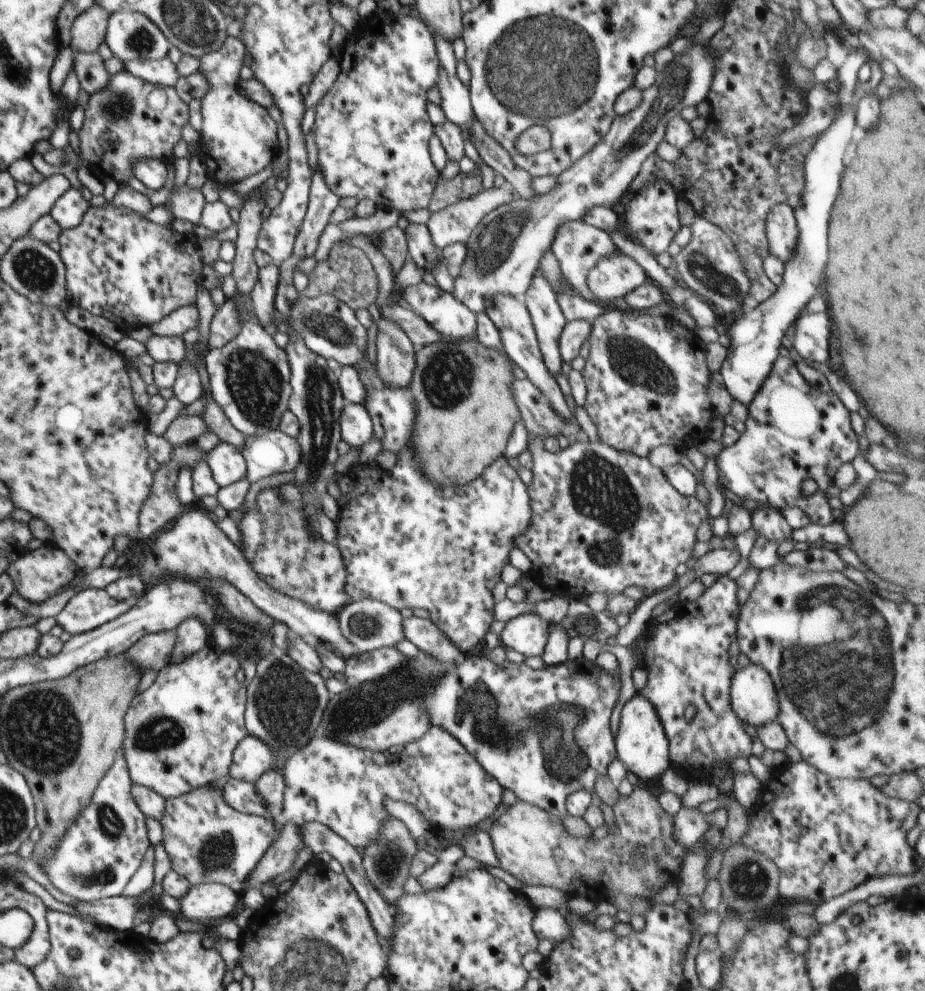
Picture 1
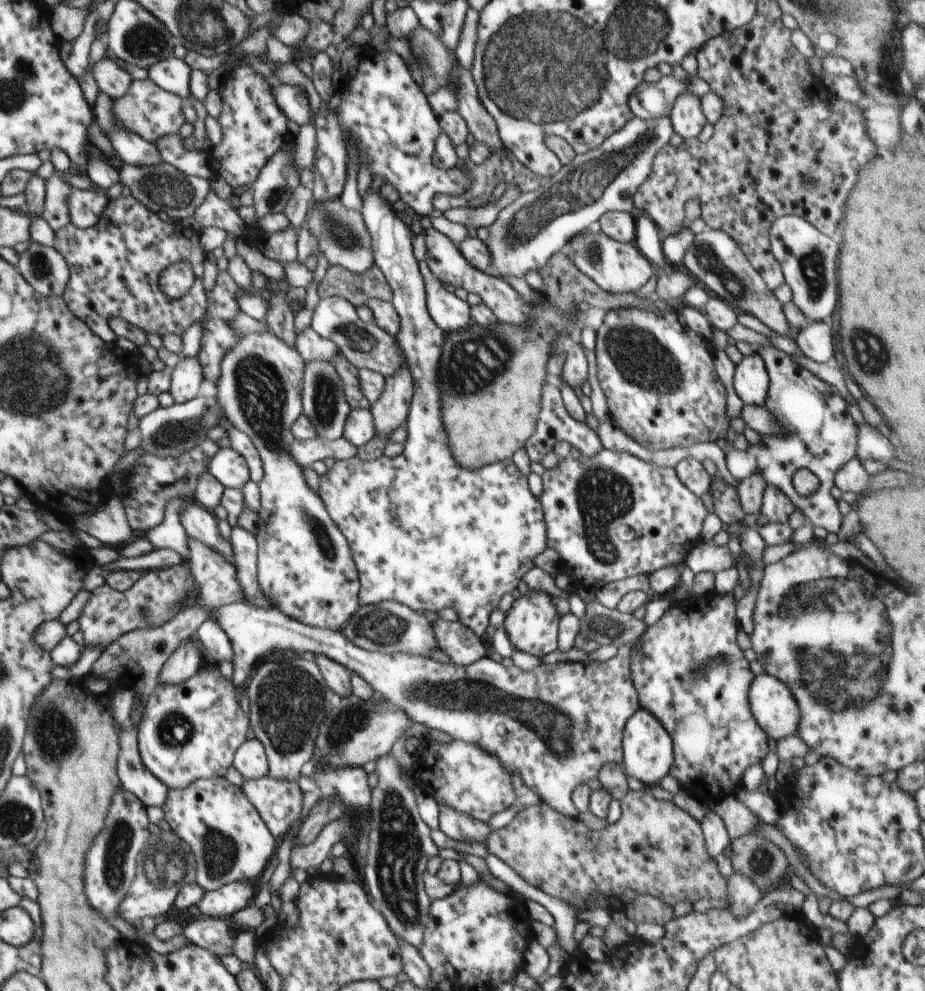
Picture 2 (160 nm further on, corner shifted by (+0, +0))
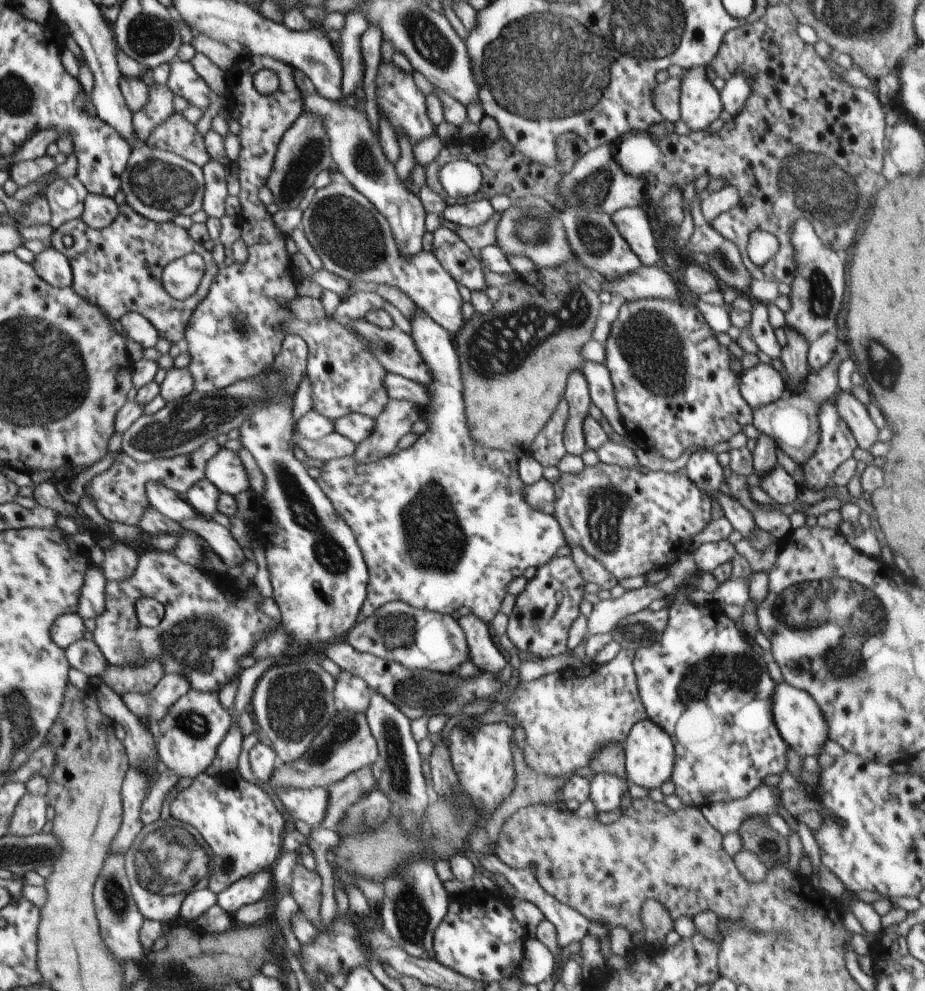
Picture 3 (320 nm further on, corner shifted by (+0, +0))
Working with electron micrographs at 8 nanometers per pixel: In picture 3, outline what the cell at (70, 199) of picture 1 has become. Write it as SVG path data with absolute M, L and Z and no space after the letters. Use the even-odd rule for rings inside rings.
M86 194L81 220L93 230L107 228L118 216L118 204L108 196Z

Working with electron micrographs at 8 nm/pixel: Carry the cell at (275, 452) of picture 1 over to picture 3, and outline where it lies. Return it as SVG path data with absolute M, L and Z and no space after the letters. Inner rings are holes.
M335 429L320 440L303 438L298 446L307 457L324 462L351 457L356 450L356 444L338 434Z

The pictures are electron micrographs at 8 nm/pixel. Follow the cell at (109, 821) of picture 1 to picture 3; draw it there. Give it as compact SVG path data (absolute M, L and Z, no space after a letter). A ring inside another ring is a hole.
M114 850L106 856L99 878L96 880L93 891L93 902L100 934L104 944L108 946L112 956L116 956L116 962L125 965L128 961L141 962L146 953L140 944L140 928L144 923L144 916L138 912L136 902L132 898L130 882L126 875L126 860L124 854L116 854Z

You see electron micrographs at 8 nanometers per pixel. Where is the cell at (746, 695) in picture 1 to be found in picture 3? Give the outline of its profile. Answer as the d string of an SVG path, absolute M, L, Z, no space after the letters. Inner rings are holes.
M782 682L774 686L774 696L772 696L772 720L786 742L787 747L794 750L800 757L814 756L818 758L822 746L828 740L828 724L824 720L824 714L812 699L808 692L794 688L790 684Z

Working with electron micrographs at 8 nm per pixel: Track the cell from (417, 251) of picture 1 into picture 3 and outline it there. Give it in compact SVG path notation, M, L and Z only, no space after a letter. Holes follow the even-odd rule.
M440 227L434 233L432 254L440 266L470 292L486 290L488 282L484 276L481 262L472 254L470 248L458 237L454 230Z

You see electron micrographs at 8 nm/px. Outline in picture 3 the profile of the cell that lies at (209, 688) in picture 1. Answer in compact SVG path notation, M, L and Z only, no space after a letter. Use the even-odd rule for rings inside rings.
M190 688L184 696L180 696L180 698L170 706L168 714L166 714L160 722L156 722L155 728L152 730L154 733L153 737L157 758L161 769L171 770L182 778L196 778L200 774L205 773L208 766L210 766L214 758L216 758L218 748L222 740L226 737L232 722L232 713L222 707L218 692L204 692L204 690Z

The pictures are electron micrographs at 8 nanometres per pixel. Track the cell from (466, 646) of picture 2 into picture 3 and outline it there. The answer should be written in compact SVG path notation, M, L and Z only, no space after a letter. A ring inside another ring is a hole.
M472 613L457 621L470 648L470 661L480 671L502 672L508 660L503 656L503 651L497 647L496 642L492 641L488 624Z

